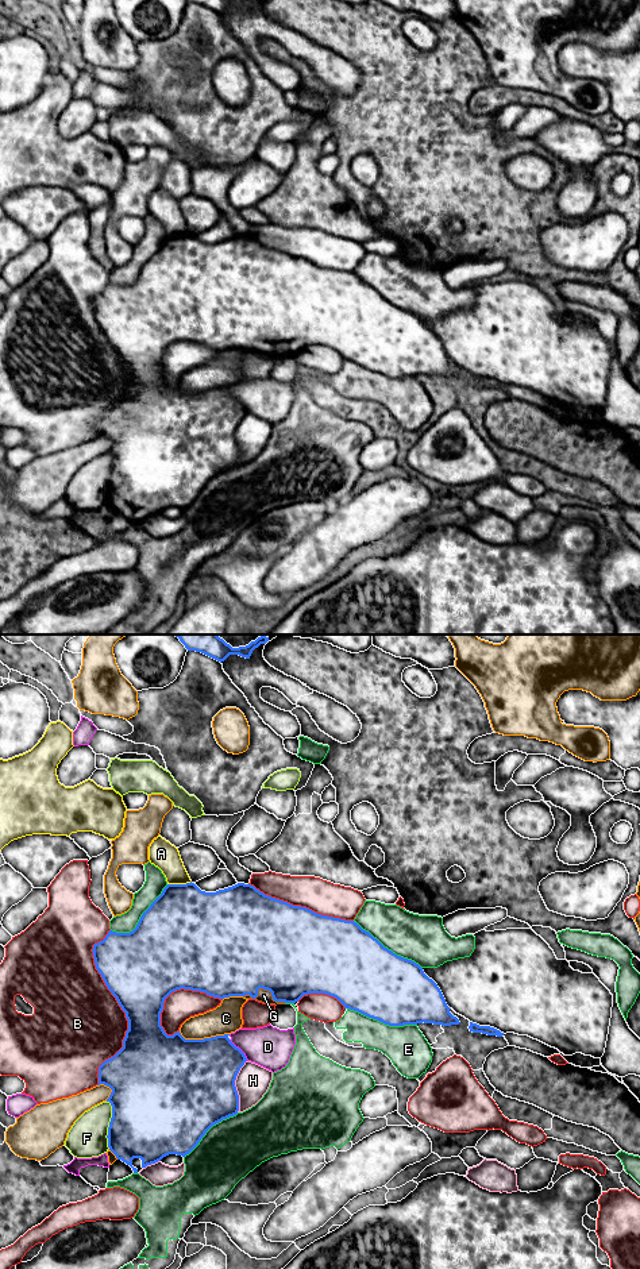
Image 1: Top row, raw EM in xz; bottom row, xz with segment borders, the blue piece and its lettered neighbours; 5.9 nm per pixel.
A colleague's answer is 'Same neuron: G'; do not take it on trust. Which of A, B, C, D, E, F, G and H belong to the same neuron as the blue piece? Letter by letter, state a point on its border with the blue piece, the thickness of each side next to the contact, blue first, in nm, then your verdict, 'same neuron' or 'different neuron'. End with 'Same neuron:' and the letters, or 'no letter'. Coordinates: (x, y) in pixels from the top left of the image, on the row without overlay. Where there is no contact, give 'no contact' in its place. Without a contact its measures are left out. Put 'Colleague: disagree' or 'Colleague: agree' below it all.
A: meets blue in xz at (178, 236); 460 nm thick on the blue side, 160 nm on the other; different neuron
B: meets blue in xz at (120, 358); 440 nm thick on the blue side, 480 nm on the other; different neuron
C: meets blue in xz at (204, 390); 480 nm thick on the blue side, 180 nm on the other; different neuron
D: meets blue in xz at (241, 402); 380 nm thick on the blue side, 240 nm on the other; different neuron
E: meets blue in xz at (382, 374); 400 nm thick on the blue side, 240 nm on the other; different neuron
F: meets blue in xz at (110, 477); 460 nm thick on the blue side, 240 nm on the other; different neuron
G: meets blue in xz at (263, 340); 500 nm thick on the blue side, 80 nm on the other; same neuron
H: meets blue in xz at (234, 438); 500 nm thick on the blue side, 200 nm on the other; different neuron
Same neuron: G
Colleague: agree

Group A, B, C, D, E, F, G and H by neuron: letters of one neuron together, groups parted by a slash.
A / B / C / D / E / F / G / H

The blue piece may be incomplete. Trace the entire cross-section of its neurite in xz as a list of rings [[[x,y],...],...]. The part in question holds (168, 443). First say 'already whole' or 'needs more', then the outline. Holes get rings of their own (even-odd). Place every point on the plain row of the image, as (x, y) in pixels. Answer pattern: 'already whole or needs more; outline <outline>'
needs more; outline [[[194,235],[186,236],[167,236],[162,246],[150,256],[150,259],[142,266],[136,279],[130,285],[116,285],[109,282],[105,290],[93,297],[93,310],[99,325],[101,327],[105,338],[116,350],[119,358],[126,364],[128,373],[128,382],[123,392],[123,400],[111,410],[105,412],[99,418],[99,436],[104,436],[112,441],[107,454],[112,458],[112,470],[108,479],[108,500],[116,508],[130,517],[134,525],[138,521],[132,518],[134,510],[142,512],[142,520],[161,513],[169,506],[177,506],[185,509],[189,506],[205,487],[205,485],[216,475],[234,468],[239,463],[239,447],[235,439],[236,428],[240,420],[247,413],[244,405],[236,400],[230,386],[216,387],[204,392],[185,392],[180,383],[173,387],[167,387],[161,378],[161,364],[163,362],[165,351],[177,342],[192,342],[205,344],[209,348],[224,351],[230,348],[243,348],[246,351],[255,351],[269,356],[285,356],[296,355],[304,347],[308,346],[325,346],[336,350],[344,360],[358,363],[369,370],[377,371],[389,378],[404,378],[417,375],[433,375],[442,378],[459,377],[459,371],[450,364],[450,359],[437,339],[437,336],[429,331],[423,320],[412,312],[397,308],[388,300],[385,300],[377,290],[369,284],[363,282],[356,274],[334,270],[328,267],[317,266],[306,259],[293,258],[288,254],[271,250],[257,242],[251,236],[238,235],[232,239],[219,242],[216,244],[201,243]]]

